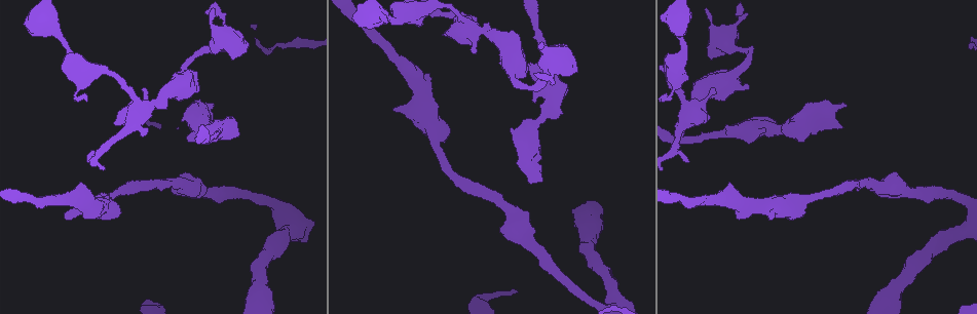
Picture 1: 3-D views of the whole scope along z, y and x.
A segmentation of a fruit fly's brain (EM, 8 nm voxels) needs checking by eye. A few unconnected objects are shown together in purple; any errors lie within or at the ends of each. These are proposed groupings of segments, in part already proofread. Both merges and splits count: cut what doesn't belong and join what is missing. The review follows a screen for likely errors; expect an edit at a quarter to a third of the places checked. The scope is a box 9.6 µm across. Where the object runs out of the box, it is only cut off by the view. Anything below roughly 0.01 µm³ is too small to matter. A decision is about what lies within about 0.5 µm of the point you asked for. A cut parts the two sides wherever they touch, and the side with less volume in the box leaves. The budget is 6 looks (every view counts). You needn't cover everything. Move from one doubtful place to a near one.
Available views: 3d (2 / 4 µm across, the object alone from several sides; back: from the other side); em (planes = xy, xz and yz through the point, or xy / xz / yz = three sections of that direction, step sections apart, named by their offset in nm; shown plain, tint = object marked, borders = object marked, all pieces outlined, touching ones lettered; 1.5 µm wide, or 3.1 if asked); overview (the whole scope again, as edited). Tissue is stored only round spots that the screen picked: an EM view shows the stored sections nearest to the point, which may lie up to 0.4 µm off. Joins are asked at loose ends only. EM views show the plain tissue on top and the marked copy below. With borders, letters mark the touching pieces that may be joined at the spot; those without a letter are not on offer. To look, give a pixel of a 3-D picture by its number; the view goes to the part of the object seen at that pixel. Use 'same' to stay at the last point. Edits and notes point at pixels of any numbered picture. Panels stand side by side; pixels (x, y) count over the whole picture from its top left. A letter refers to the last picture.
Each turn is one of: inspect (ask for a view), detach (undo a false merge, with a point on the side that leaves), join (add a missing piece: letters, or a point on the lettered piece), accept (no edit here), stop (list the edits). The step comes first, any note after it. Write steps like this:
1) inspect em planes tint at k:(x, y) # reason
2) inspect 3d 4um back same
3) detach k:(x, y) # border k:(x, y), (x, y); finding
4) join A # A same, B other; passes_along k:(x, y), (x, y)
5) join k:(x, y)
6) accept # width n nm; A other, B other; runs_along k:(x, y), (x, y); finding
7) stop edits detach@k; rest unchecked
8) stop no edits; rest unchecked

inspect em planes borders at 1:(688, 161) # branch stops here

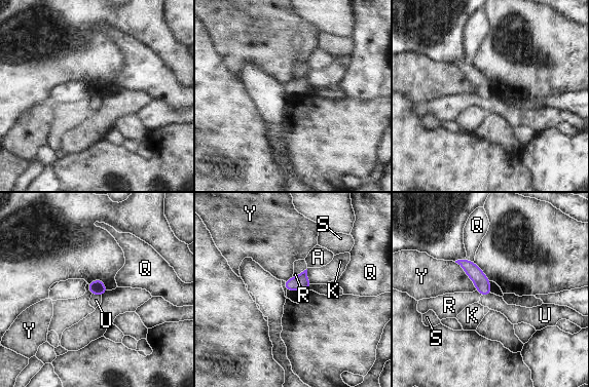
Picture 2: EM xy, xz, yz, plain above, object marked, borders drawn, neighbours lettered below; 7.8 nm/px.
accept # A other, K other, Q other, R other, S other, U other, Y other; none of them fits

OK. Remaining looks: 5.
inspect 3d 4um at 1:(748, 86) # thick end

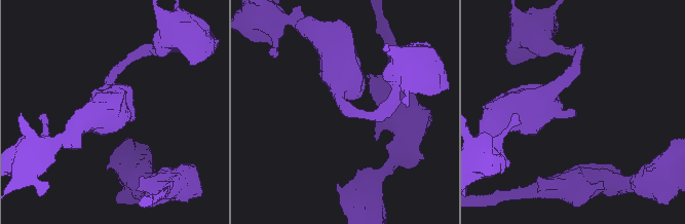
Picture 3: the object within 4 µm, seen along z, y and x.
inspect em planes tint at 3:(575, 113)

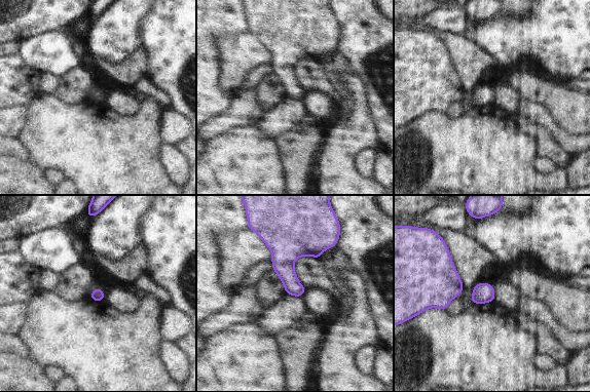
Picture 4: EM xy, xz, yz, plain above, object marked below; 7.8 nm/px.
inspect em planes borders same

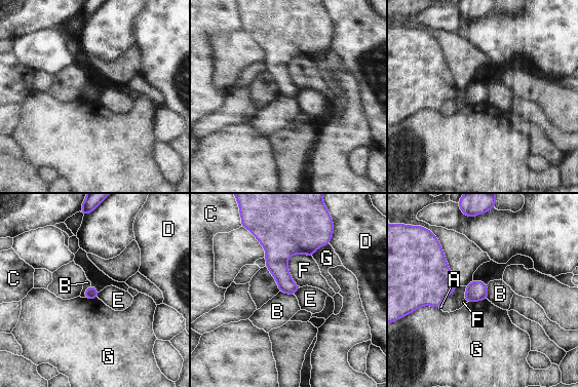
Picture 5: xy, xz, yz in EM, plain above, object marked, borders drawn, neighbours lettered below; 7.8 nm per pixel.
accept # longest_contact F 260 nm; A other, B other, C other, D other, E other, F other, G other; border 5:(279, 291), (294, 296); none of them fits

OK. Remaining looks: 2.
inspect em xy step 4 borders at 1:(214, 105) # an open end

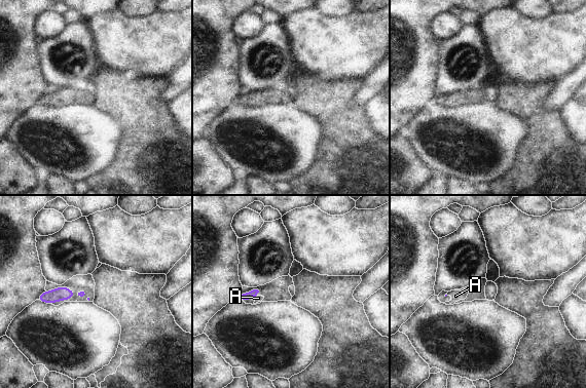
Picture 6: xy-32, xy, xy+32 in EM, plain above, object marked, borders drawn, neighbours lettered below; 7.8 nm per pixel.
inspect em planes borders same # another direction

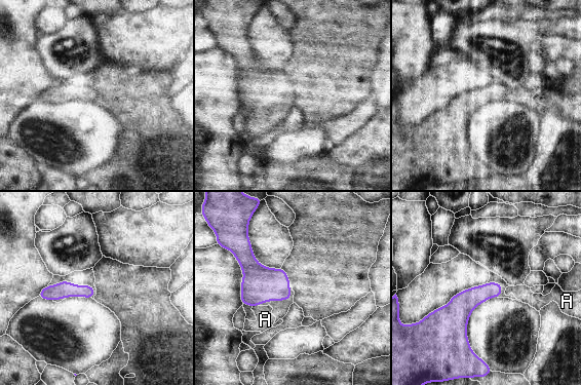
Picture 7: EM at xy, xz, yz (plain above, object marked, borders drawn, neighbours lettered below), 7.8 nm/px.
join A # A same; passes_along 7:(261, 283), (255, 305), (265, 319); the neuron continues

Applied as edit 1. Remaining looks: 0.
stop edits join@7; rest unchecked

